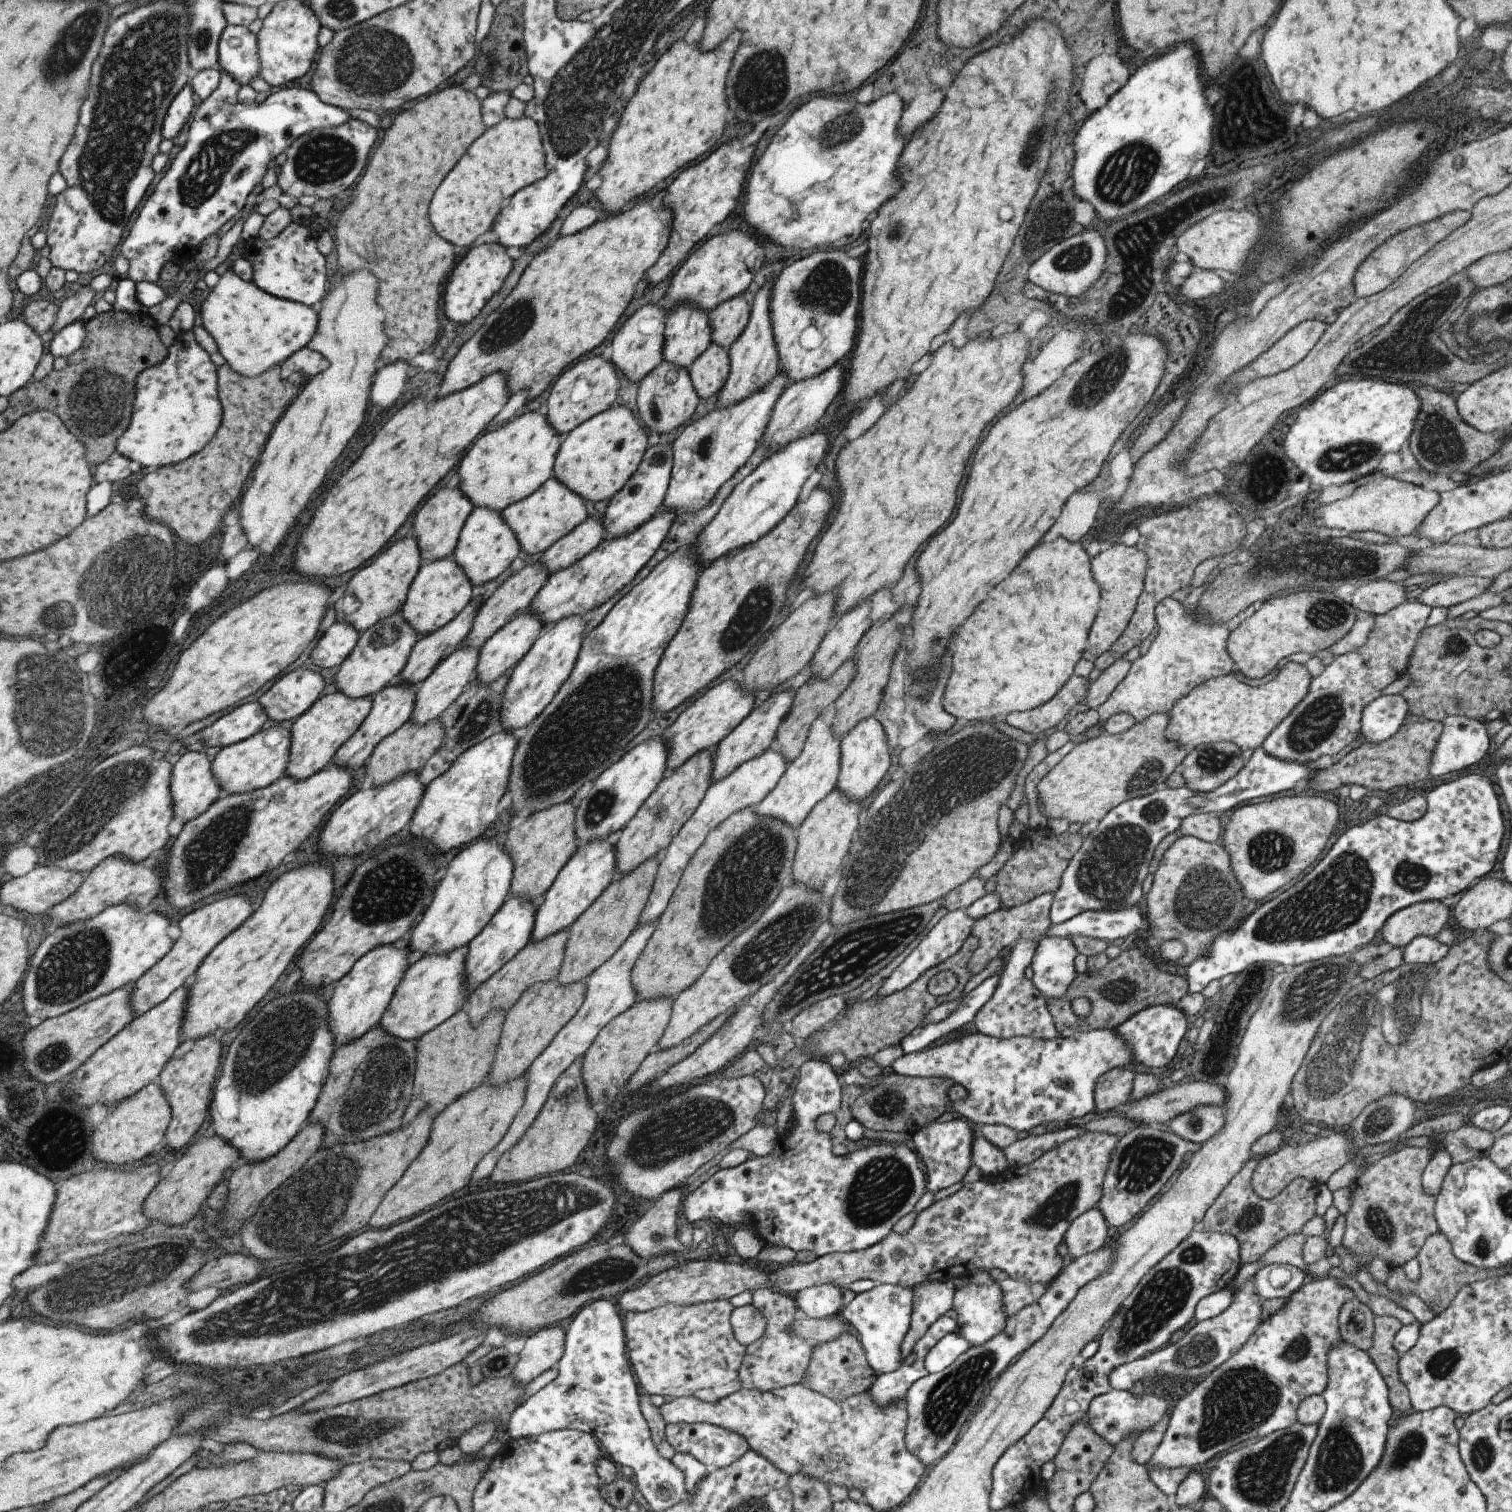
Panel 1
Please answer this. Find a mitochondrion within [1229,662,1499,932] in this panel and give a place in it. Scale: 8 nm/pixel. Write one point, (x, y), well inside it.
(1315, 725)

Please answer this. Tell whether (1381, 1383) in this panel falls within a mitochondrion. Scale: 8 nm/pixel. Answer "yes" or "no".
no

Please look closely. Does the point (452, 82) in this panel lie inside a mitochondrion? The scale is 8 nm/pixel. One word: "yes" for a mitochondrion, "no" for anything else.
no

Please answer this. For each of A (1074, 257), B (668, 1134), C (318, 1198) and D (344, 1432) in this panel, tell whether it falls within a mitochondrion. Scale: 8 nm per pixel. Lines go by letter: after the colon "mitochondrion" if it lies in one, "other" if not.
A: mitochondrion
B: mitochondrion
C: mitochondrion
D: mitochondrion

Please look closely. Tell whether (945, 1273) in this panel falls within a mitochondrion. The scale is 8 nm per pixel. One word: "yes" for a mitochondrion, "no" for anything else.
no

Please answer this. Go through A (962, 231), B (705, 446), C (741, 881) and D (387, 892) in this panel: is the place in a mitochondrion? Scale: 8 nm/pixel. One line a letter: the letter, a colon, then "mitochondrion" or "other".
A: other
B: mitochondrion
C: mitochondrion
D: mitochondrion

